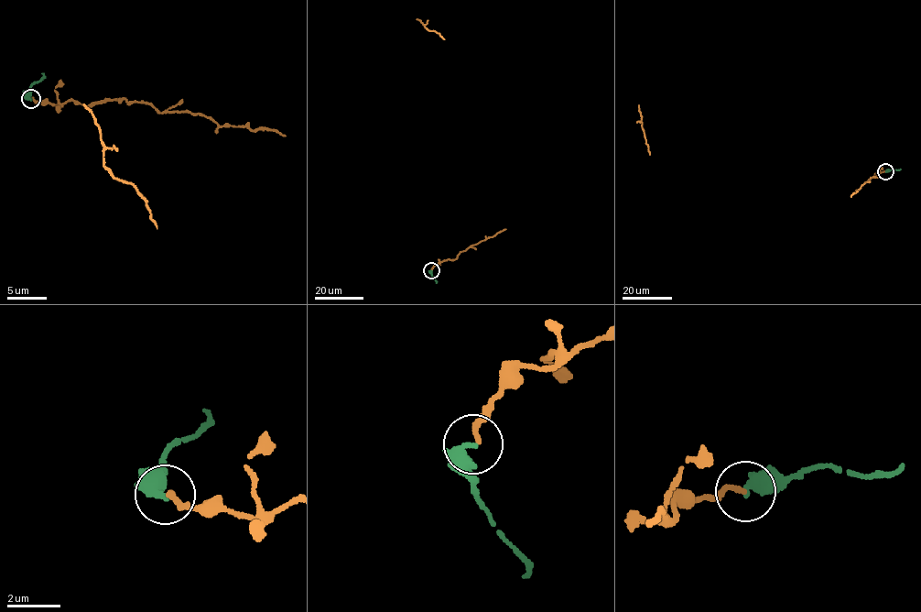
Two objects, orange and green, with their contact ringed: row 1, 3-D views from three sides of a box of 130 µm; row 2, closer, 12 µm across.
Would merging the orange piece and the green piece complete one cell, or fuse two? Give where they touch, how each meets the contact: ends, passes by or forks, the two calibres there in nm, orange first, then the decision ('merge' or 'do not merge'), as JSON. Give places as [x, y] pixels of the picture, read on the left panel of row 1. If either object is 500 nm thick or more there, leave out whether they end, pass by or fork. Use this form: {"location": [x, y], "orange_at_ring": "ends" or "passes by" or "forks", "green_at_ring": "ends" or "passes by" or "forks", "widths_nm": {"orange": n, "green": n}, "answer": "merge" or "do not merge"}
{"location": [30, 98], "orange_at_ring": "ends", "green_at_ring": "passes by", "widths_nm": {"orange": 190, "green": 300}, "answer": "merge"}

